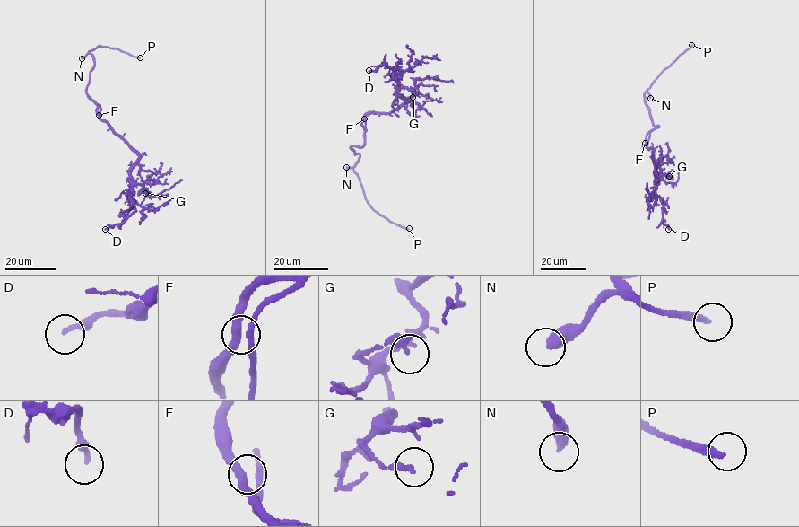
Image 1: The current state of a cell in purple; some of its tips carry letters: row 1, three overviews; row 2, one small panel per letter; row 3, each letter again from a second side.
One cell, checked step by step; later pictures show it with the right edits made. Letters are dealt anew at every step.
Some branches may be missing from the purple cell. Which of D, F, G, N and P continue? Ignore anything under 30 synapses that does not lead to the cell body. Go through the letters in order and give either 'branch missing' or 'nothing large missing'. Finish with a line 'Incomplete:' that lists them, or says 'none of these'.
D: nothing large missing
F: nothing large missing
G: nothing large missing
N: branch missing
P: branch missing
Incomplete: N, P

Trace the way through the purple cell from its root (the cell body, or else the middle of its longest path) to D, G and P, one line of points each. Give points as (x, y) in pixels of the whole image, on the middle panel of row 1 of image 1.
D: (365, 127), (370, 112), (387, 113), (406, 101), (397, 92), (401, 73), (384, 64), (369, 70)
G: (365, 127), (370, 112), (387, 113), (406, 101), (397, 87), (412, 90), (414, 93), (408, 98), (412, 97)
P: (365, 127), (362, 146), (351, 147), (355, 155), (360, 154), (353, 171), (363, 194), (375, 210), (409, 228)

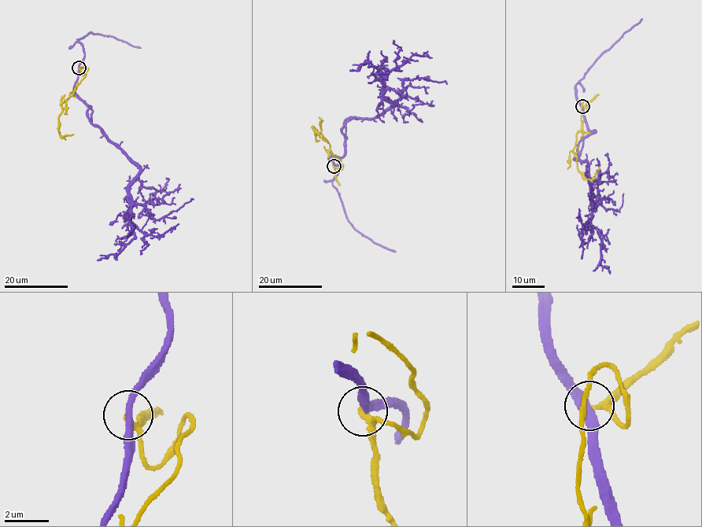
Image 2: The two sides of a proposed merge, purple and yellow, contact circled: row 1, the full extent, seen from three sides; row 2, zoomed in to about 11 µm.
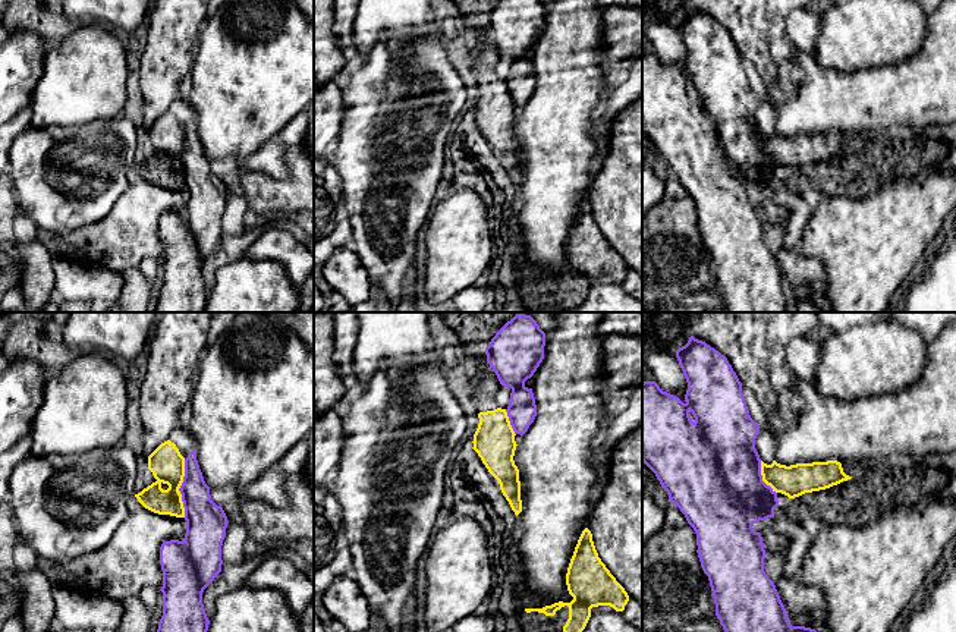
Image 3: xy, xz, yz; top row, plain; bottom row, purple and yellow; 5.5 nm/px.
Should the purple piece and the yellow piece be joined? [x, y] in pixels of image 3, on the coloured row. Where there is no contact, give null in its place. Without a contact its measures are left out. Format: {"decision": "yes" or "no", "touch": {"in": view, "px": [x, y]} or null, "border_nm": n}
{"decision": "no", "touch": {"in": "xy", "px": [179, 489]}, "border_nm": 320}

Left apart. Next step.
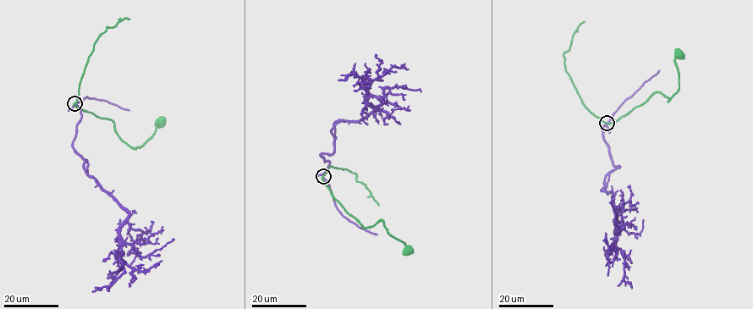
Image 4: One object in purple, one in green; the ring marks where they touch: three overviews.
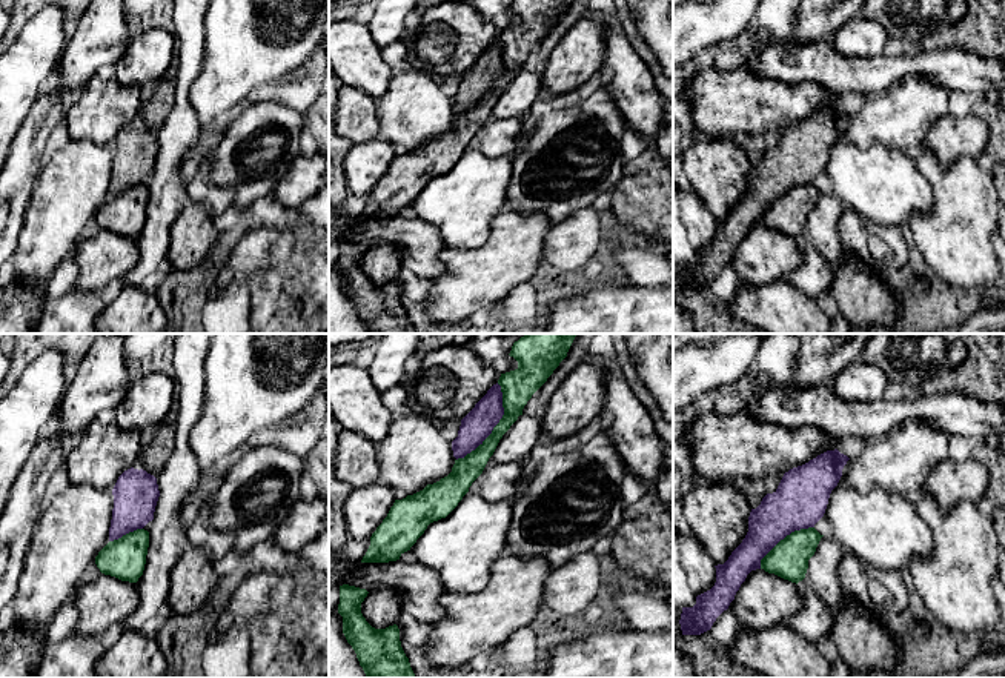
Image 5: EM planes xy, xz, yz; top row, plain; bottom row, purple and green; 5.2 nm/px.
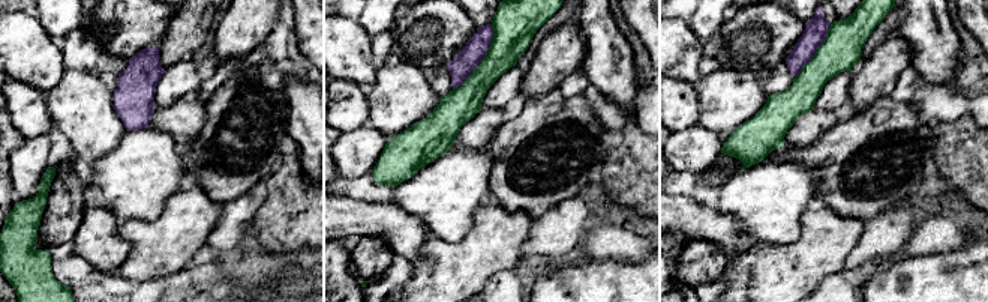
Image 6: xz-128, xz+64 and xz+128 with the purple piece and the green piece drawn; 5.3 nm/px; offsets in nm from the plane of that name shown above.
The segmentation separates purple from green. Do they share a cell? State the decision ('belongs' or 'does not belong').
does not belong

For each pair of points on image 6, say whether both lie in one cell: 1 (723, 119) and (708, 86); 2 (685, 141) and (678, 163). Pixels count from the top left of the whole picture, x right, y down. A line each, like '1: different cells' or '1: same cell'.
1: same cell
2: same cell

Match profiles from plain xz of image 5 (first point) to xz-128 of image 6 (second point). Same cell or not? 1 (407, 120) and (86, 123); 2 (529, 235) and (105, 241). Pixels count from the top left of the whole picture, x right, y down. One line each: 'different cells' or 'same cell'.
1: same cell
2: different cells

